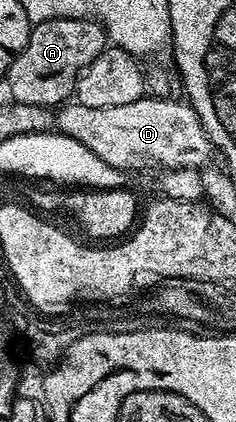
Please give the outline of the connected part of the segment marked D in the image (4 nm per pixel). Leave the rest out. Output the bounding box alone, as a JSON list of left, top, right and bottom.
[54,94,214,170]

